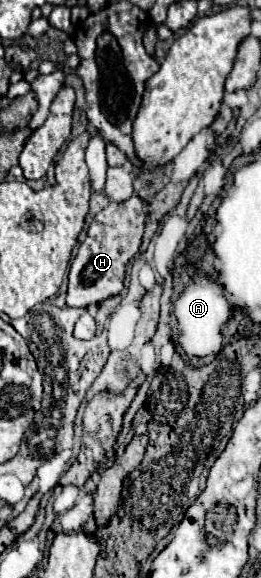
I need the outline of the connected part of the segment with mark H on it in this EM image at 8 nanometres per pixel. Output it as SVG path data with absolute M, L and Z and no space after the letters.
M132 195L122 203L110 203L102 209L88 227L86 239L82 241L72 265L66 303L68 307L88 307L92 303L102 303L118 295L124 287L126 263L136 255L144 233L146 213L142 211L142 199Z

